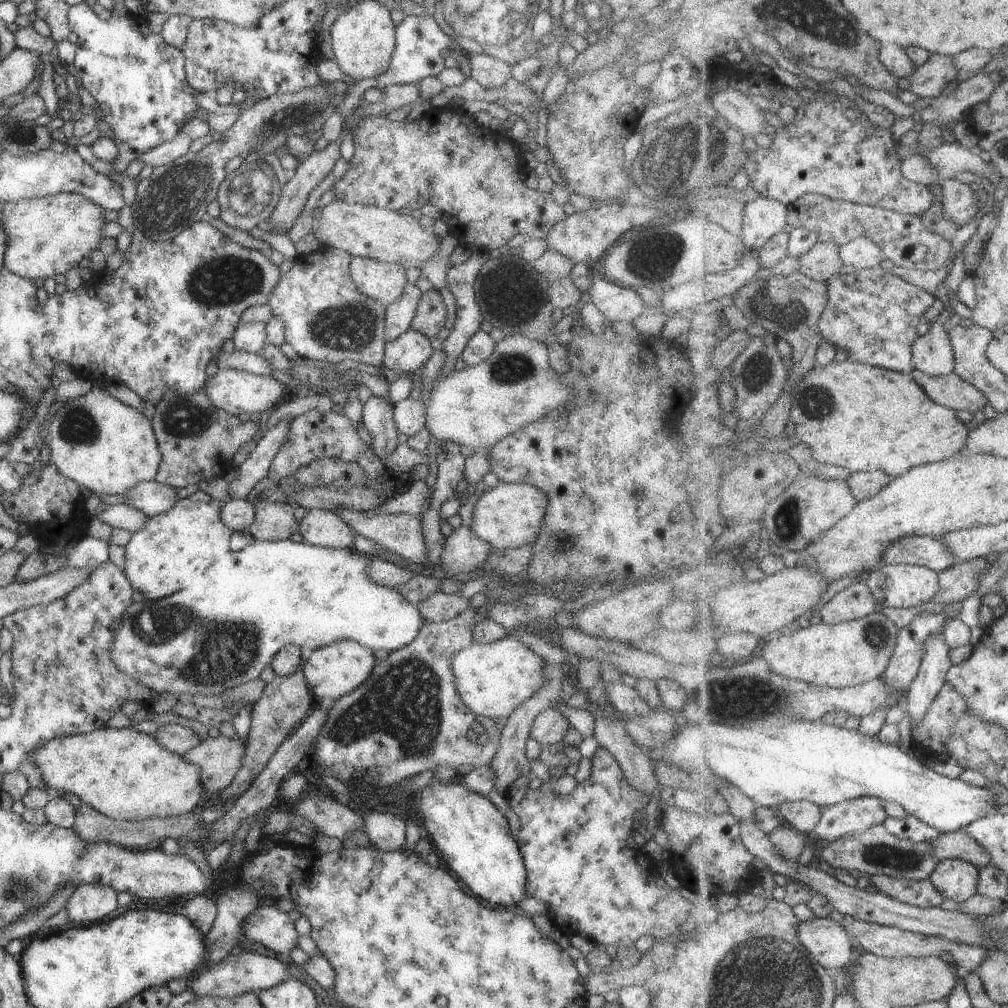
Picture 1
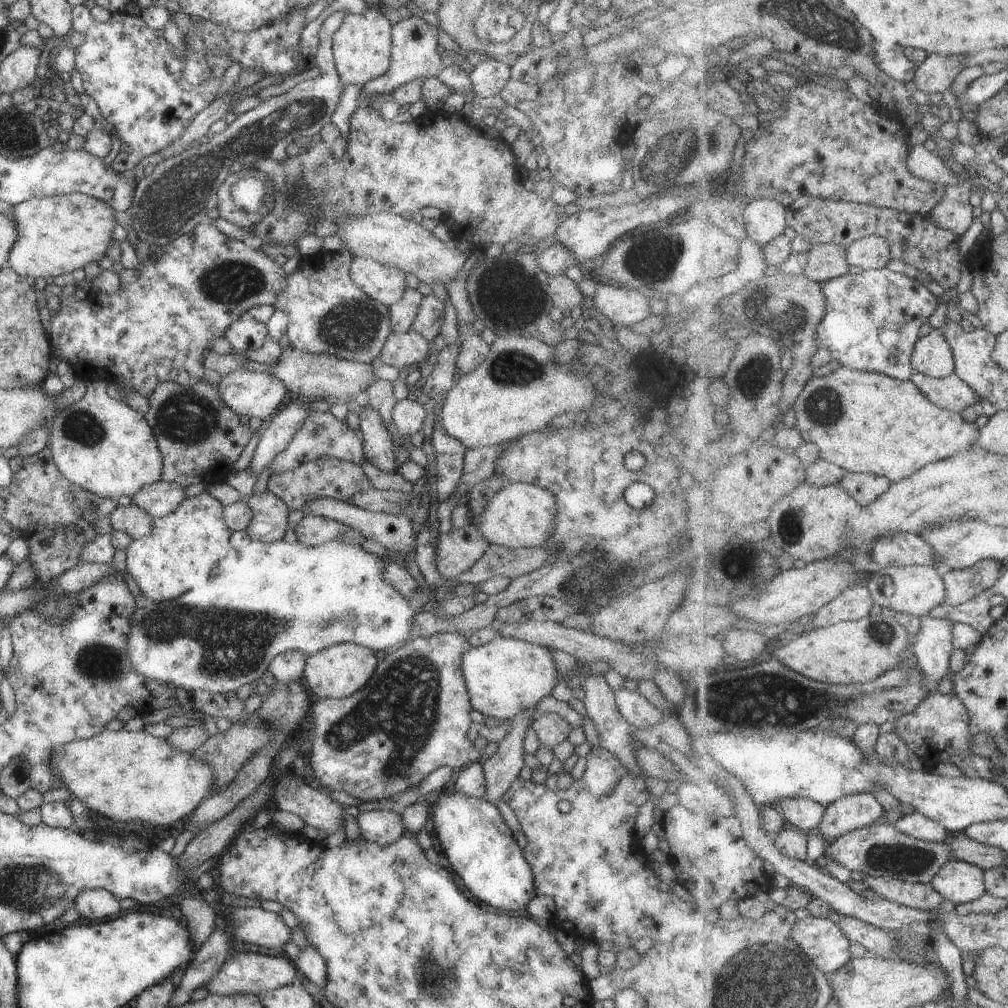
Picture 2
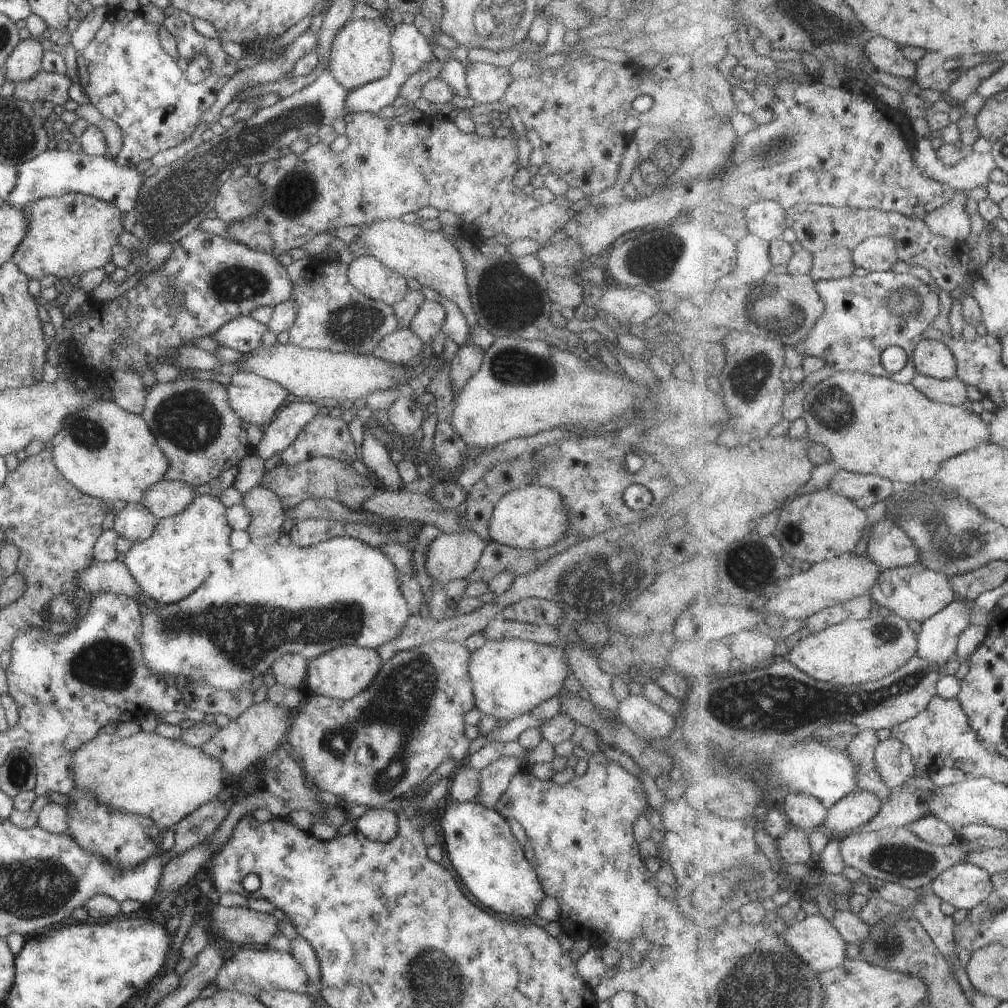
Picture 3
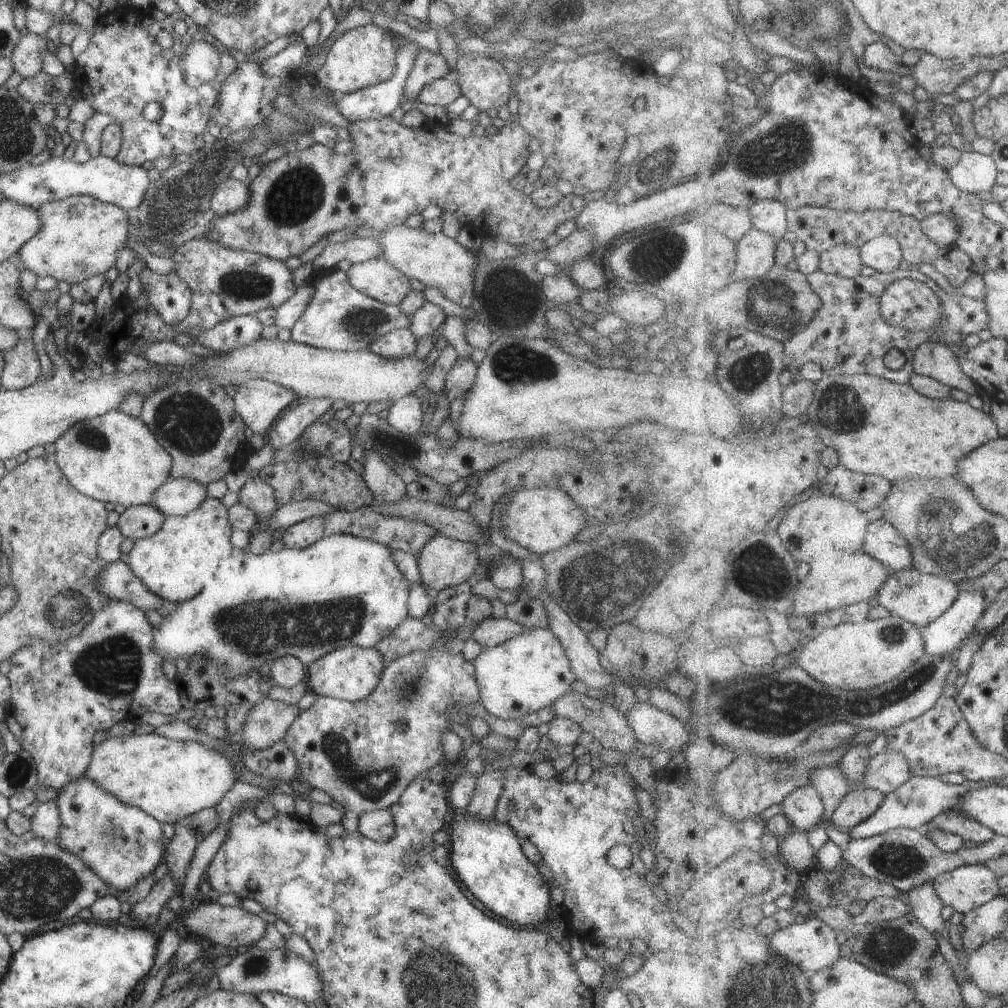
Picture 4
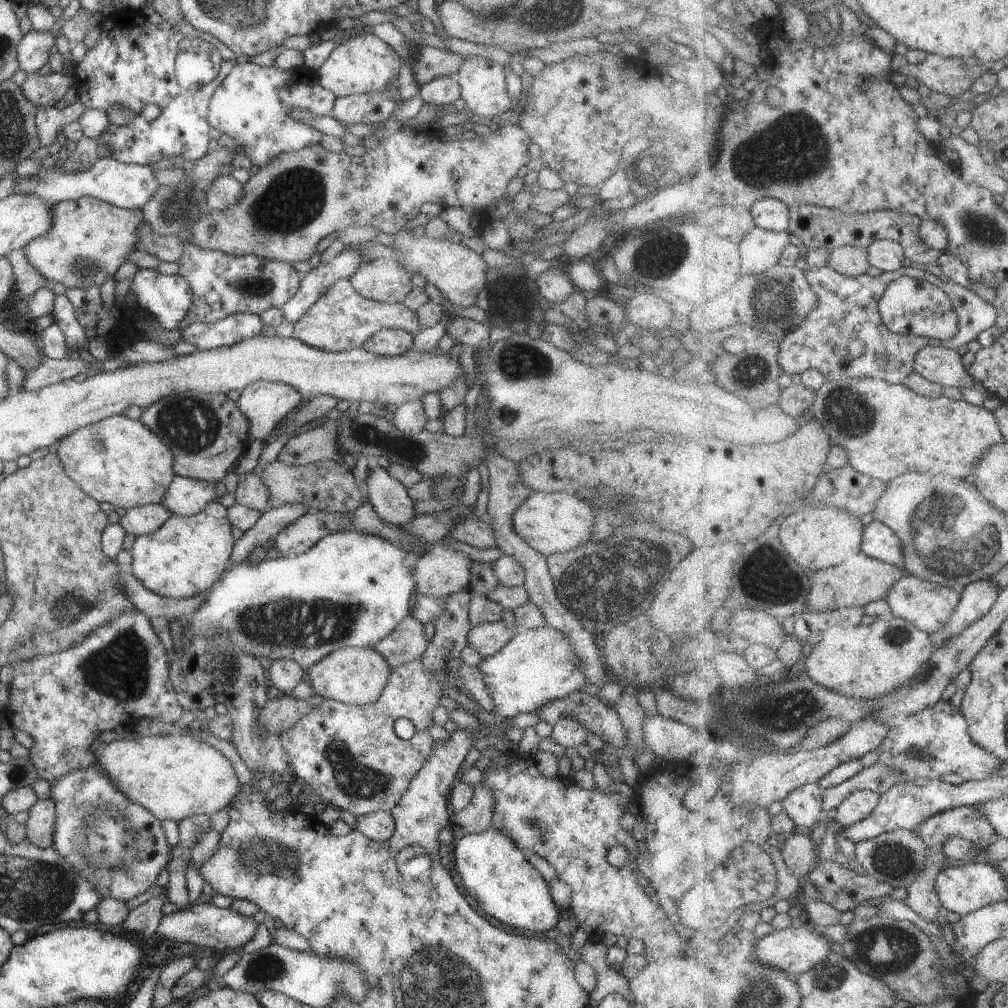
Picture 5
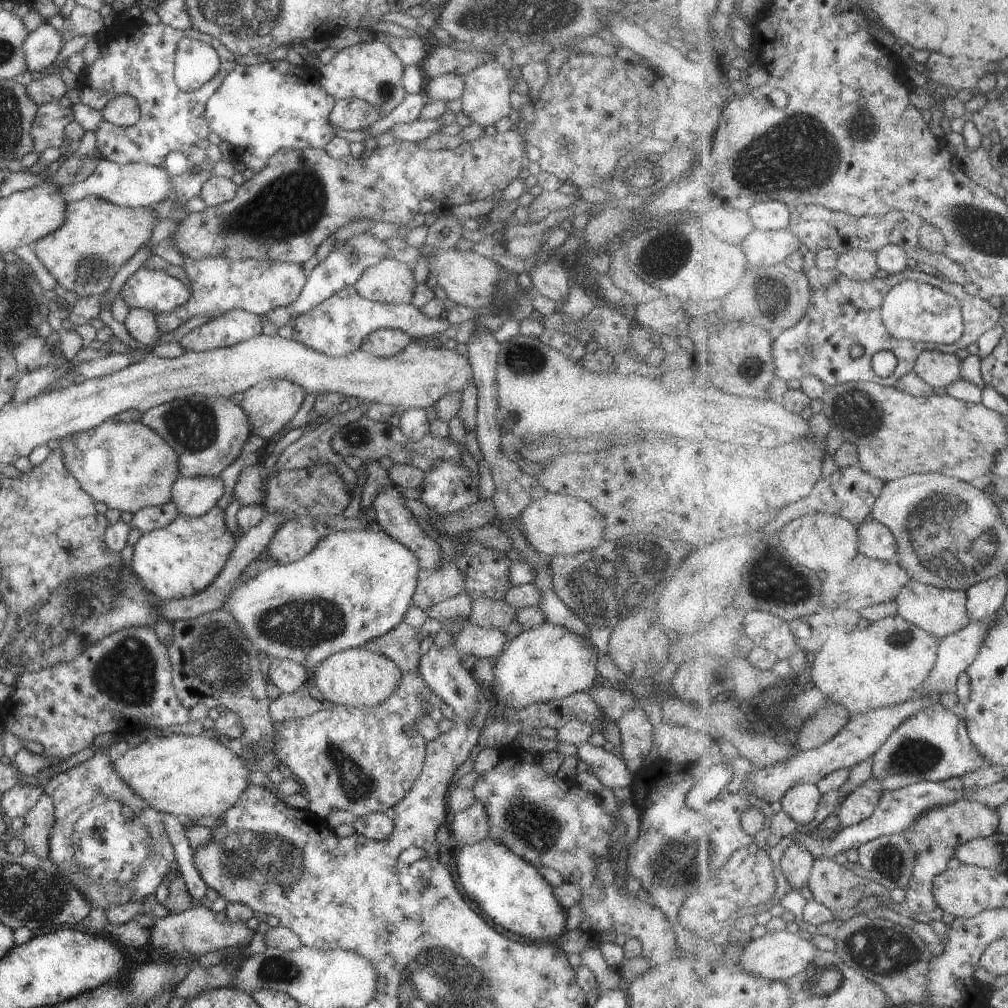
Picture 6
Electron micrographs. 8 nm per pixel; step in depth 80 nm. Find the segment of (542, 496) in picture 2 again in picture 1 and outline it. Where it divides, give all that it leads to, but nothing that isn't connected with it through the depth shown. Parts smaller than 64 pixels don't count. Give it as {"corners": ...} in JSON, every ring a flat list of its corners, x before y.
{"corners":[[498,482,494,488,486,488,476,500,469,528,491,547,499,550,531,545,540,533,548,500,544,492,525,483]]}

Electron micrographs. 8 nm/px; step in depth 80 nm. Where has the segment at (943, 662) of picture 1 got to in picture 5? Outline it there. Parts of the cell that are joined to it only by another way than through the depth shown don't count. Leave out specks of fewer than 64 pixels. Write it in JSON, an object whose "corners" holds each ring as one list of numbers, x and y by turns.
{"corners":[[993,580,975,581,960,591,960,606,956,608,956,614,952,616,947,627,931,635,935,649,987,616,1000,595,998,584]]}

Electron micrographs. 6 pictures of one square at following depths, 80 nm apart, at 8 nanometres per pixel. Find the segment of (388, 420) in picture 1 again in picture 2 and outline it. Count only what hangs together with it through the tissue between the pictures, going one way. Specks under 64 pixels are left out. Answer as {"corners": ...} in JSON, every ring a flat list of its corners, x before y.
{"corners":[[365,406,364,408,361,408,361,413,359,414,358,419,360,420,358,429,362,432,363,440,361,442,366,461,383,472,397,472,398,467,394,461,395,456,393,454,395,452,395,447,391,444,391,438,386,430,387,426,382,422,382,418,379,417,375,411]]}

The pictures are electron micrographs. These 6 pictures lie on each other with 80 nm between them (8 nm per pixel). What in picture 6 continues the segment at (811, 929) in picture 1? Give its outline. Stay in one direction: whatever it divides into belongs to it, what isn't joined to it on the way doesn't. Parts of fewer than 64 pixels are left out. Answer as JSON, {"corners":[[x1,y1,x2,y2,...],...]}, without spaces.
{"corners":[[772,931,757,940,750,940,745,948,744,954,740,958,740,966,754,977,761,977,770,981,785,982,793,975,803,972,820,951,809,942,809,936,803,931,797,933,784,931]]}

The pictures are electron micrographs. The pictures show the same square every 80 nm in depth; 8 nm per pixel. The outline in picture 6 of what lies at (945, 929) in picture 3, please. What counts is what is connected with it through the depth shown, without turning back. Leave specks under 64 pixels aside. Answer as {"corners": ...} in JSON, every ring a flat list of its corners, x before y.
{"corners":[[953,801,948,805,933,807,928,812,922,812,903,833,912,844,912,852,916,856,910,884,903,889,906,894,903,906,912,914,933,912,938,907,933,894,933,885,935,879,948,870,944,863,956,856,957,849,962,844,999,834,999,828,999,810,979,801]]}

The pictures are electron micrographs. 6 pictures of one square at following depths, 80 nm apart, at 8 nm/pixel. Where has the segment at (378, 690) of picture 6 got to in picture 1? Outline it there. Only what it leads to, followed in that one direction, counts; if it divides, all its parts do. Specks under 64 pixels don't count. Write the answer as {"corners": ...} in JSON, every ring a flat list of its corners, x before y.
{"corners":[[340,640,316,648,303,663,302,673,314,701,337,700,340,696,357,688,368,676,376,660,370,648,352,640]]}

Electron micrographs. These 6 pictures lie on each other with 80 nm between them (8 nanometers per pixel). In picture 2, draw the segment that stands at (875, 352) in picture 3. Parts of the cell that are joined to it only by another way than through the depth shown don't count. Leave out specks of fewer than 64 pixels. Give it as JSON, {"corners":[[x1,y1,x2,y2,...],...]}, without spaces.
{"corners":[[888,266,884,269,865,271,859,274,849,273,822,284,826,294,826,313,816,327,816,339,819,349,831,351,833,360,841,366,862,371,881,373,897,380,911,381,917,371,912,363,918,340,921,340,921,328,930,324,933,313,941,304,941,296,934,296,919,280,904,273,896,273]]}

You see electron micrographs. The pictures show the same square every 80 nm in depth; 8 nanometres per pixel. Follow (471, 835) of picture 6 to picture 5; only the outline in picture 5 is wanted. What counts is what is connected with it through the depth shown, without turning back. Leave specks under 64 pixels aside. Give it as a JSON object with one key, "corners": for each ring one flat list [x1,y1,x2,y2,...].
{"corners":[[481,783,473,786,473,794,469,804,454,812,453,825,460,826,465,833,481,833,491,829,490,818,494,807,492,791]]}

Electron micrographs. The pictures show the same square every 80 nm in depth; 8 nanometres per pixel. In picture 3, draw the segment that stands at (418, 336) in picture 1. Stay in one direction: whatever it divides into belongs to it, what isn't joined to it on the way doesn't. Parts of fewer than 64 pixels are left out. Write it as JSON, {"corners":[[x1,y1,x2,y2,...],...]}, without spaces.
{"corners":[[407,326,386,334,370,353,375,358,405,366,422,348,427,347,423,346,421,340]]}

